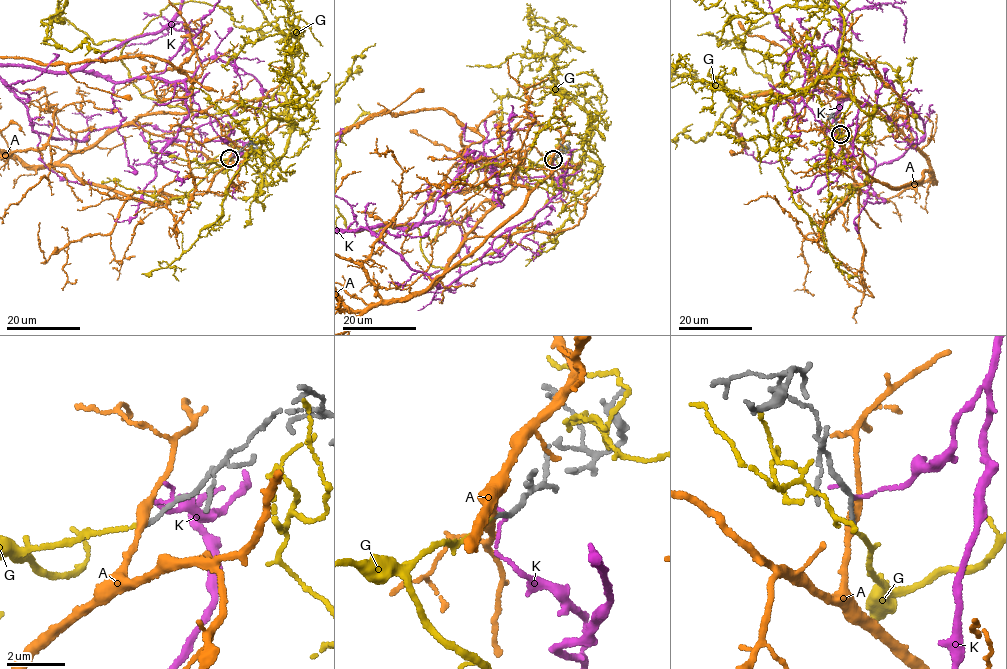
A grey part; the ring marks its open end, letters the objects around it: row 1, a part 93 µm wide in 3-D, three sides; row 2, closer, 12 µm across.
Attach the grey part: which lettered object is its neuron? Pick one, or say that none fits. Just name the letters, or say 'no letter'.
G

